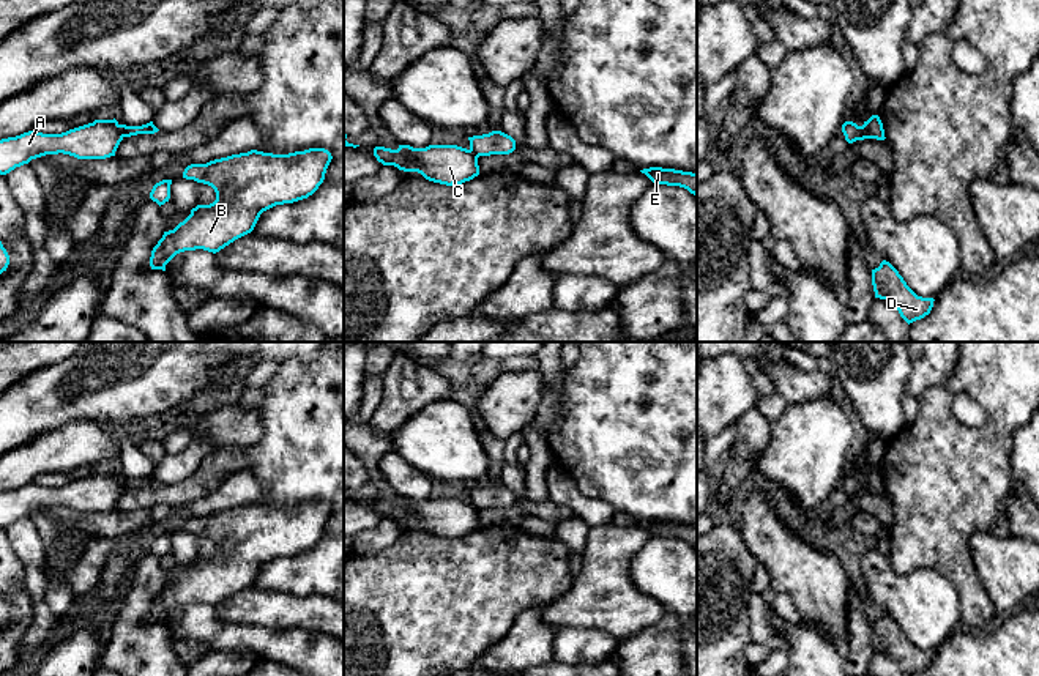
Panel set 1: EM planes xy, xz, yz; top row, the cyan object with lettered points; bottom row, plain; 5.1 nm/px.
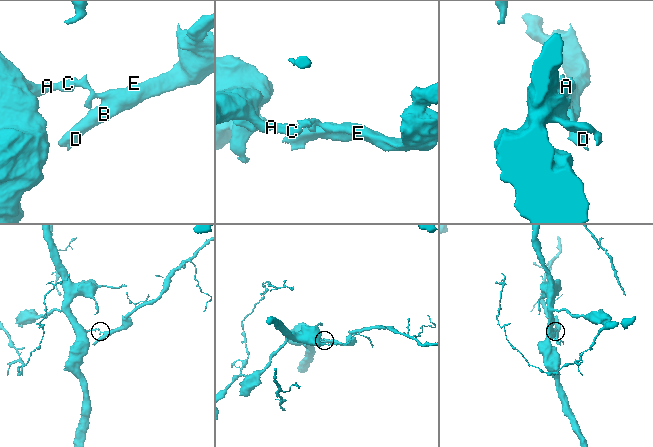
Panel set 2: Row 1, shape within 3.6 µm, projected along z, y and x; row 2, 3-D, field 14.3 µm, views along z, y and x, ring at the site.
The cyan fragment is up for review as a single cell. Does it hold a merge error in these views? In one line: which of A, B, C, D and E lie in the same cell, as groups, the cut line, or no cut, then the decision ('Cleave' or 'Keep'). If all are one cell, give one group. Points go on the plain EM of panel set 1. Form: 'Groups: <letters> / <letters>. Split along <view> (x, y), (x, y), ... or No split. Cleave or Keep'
Groups: A C / B D E. Split along yz (863, 479), (860, 492). Cleave

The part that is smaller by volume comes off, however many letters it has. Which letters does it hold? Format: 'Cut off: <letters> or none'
Cut off: B, D, E

